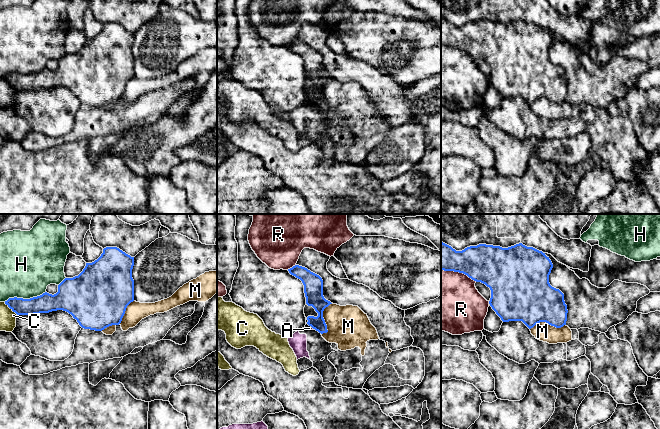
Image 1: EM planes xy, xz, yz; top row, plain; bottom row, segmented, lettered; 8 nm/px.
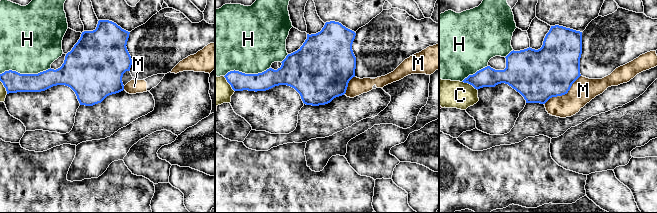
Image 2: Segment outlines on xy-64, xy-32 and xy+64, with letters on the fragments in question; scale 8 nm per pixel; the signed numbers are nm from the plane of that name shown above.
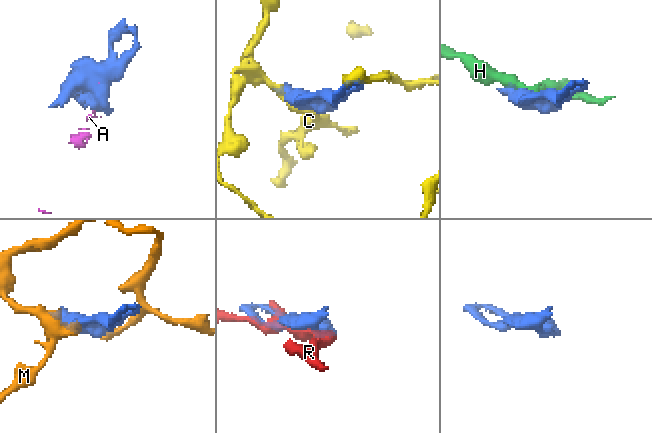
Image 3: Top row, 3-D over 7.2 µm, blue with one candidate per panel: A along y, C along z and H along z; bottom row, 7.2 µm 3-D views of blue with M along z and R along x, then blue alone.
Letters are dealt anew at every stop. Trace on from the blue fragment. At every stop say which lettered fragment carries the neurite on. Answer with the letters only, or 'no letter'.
no letter

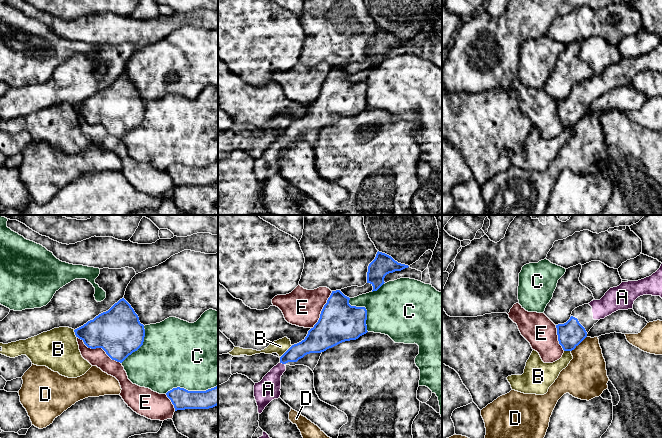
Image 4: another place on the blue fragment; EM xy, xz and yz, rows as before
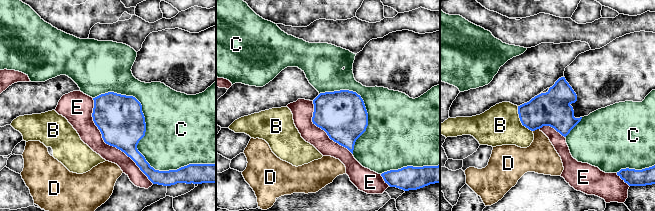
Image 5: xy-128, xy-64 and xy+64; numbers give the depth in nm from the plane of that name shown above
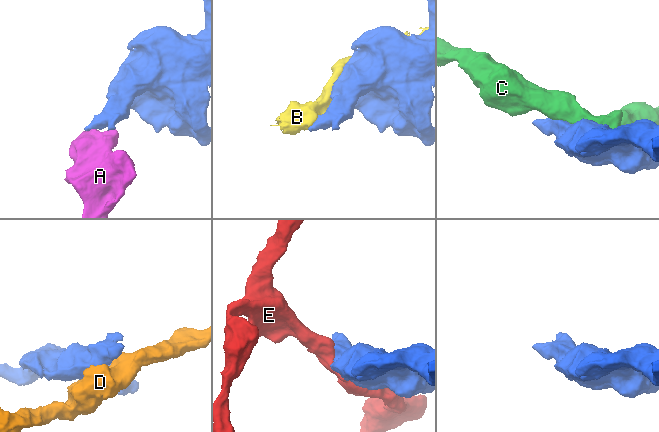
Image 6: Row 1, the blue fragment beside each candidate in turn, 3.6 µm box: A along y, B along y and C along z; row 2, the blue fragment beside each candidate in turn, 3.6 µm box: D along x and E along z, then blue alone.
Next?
A

